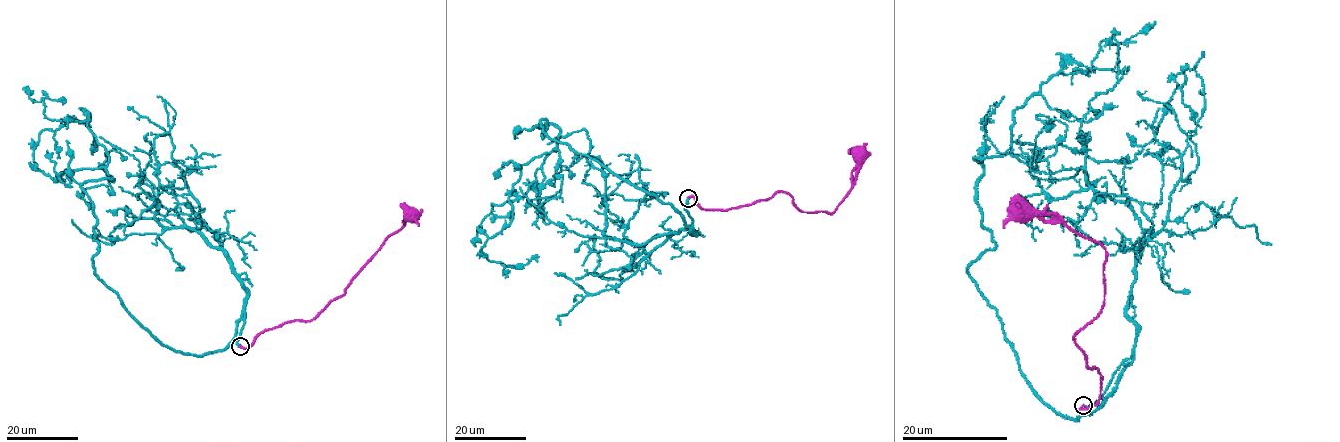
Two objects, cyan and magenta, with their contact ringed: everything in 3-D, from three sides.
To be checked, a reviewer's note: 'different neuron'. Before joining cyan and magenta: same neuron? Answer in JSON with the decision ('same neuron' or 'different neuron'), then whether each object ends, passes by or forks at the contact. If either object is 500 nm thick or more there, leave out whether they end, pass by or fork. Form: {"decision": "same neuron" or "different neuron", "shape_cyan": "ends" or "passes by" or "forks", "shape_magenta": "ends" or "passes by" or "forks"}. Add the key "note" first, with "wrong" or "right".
{"note": "wrong", "decision": "same neuron", "shape_cyan": "ends", "shape_magenta": "ends"}

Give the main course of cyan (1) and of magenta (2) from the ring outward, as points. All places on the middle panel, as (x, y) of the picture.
1: (688, 198), (691, 231), (542, 120), (558, 145), (481, 248), (539, 256)
2: (688, 197), (692, 196), (701, 208), (725, 210), (785, 191), (802, 212), (832, 213), (852, 186), (858, 156)

